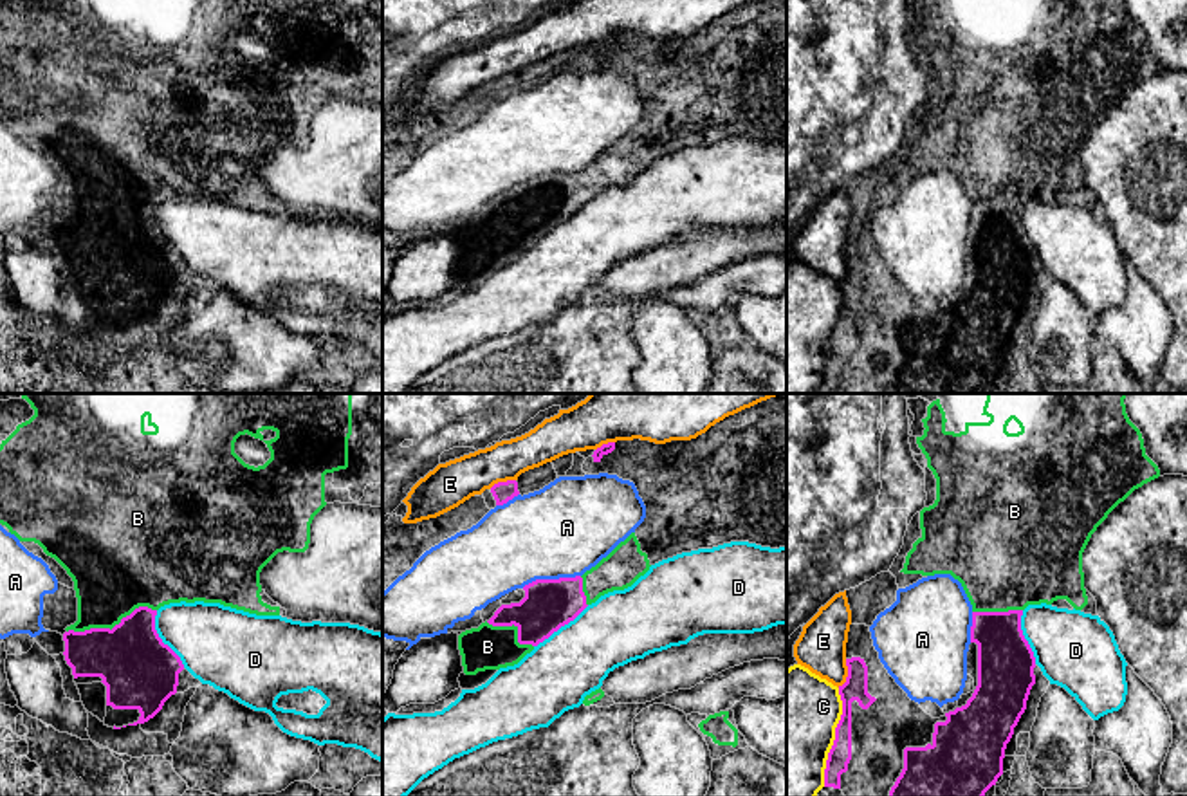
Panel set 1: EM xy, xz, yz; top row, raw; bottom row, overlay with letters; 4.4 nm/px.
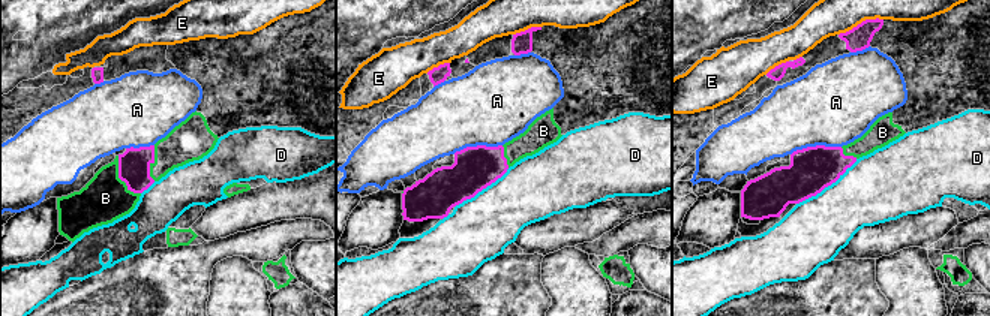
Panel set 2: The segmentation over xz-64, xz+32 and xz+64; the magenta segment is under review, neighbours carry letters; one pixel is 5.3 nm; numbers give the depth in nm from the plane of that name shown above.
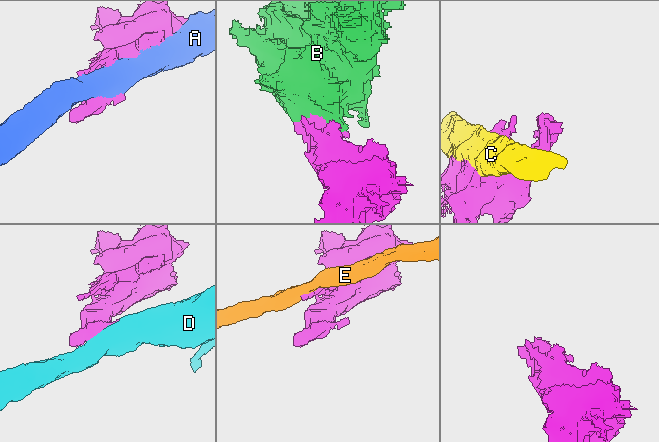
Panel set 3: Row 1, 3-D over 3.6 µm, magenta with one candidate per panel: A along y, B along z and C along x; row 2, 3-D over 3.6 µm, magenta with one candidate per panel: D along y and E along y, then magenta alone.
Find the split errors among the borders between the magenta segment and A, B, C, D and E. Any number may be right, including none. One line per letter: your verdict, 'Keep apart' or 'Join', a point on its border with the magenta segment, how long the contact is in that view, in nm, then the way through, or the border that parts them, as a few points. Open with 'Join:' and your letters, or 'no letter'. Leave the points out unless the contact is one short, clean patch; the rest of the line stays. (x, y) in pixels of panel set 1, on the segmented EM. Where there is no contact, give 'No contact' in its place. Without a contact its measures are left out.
Join: B
A: Keep apart. Touches magenta at xz (551, 580). Shared border 280 nm
B: Join. Touches magenta at xy (109, 629). Shared border 420 nm
C: Keep apart. Touches magenta at yz (836, 737). Shared border 440 nm
D: Keep apart. Touches magenta at xy (161, 639). Shared border 280 nm
E: Keep apart. Touches magenta at yz (848, 674). Shared border 130 nm

